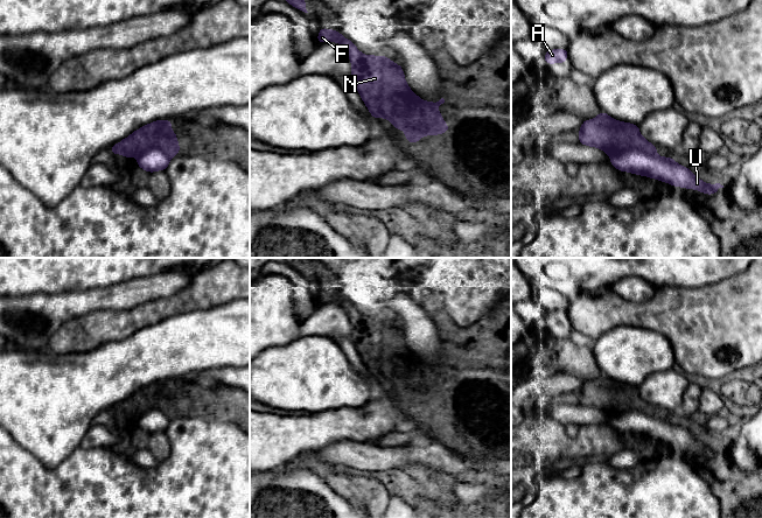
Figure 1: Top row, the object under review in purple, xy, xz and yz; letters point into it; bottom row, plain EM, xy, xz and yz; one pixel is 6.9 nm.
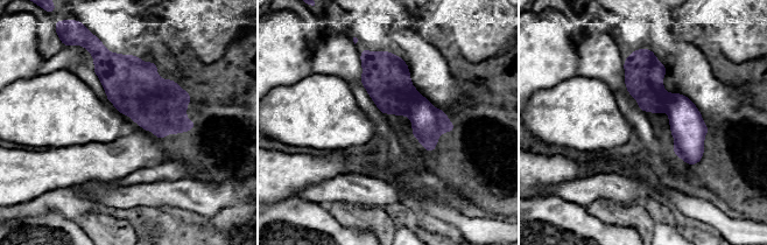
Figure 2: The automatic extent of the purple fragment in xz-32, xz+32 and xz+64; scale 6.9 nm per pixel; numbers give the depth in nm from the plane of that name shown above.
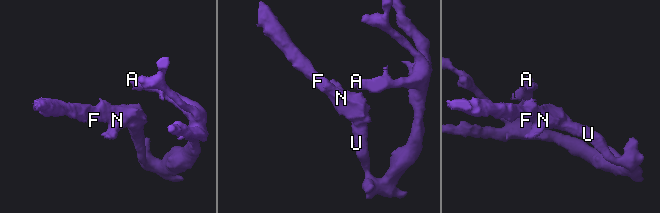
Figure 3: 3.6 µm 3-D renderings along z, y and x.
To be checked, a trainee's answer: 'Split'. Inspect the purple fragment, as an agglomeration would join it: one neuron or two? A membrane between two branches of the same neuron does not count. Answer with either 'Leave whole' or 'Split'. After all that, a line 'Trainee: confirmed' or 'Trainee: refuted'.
Split
Trainee: confirmed

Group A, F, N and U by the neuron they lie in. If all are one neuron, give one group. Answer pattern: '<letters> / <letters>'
A U / F N

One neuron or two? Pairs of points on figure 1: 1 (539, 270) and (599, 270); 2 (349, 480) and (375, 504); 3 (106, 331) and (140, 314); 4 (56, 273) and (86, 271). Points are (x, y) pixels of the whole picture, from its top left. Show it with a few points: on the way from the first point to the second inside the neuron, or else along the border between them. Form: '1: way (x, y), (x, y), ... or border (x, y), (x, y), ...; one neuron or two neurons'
1: way (554, 270), (584, 270); one neuron
2: way (355, 485), (369, 498); one neuron
3: way (114, 326), (132, 320); one neuron
4: way (63, 271), (79, 271); one neuron

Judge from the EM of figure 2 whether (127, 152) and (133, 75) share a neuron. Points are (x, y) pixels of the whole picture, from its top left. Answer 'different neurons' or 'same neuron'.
different neurons

